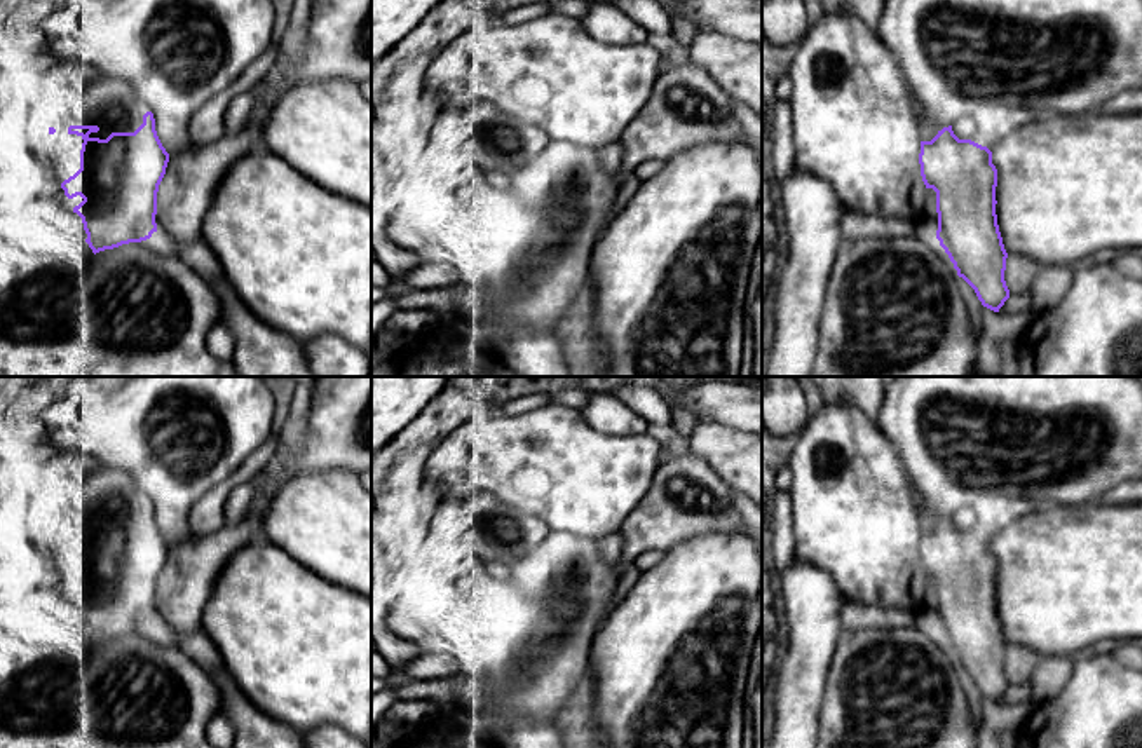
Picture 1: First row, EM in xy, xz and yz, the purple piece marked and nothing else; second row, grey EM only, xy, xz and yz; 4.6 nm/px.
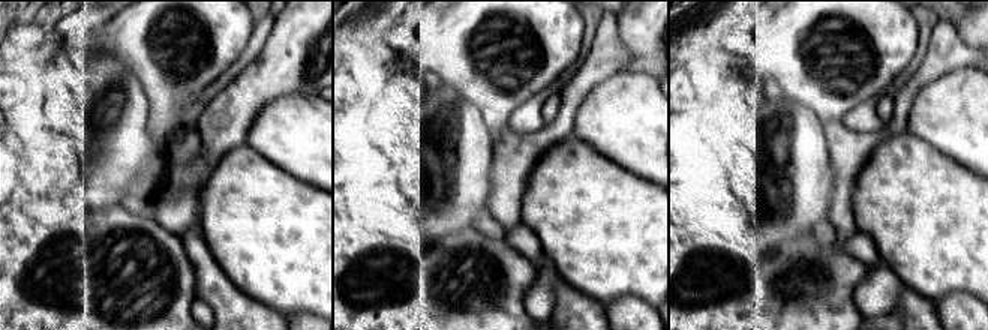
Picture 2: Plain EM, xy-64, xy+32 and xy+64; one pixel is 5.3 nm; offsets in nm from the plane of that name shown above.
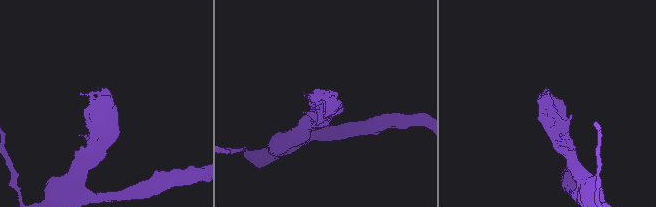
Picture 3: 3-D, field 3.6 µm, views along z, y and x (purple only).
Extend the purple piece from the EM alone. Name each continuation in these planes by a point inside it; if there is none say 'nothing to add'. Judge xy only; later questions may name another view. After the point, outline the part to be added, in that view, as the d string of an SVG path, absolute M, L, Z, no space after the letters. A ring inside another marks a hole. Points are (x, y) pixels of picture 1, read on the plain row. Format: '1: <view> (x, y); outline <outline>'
1: xy (110, 494); outline M73 448L61 450L52 459L40 466L42 479L38 485L38 495L63 495L68 485L73 486L75 500L71 502L71 516L98 516L98 523L91 523L89 528L106 530L112 523L134 523L143 514L143 506L150 502L134 479L117 467L99 467L91 473L87 467L87 457Z

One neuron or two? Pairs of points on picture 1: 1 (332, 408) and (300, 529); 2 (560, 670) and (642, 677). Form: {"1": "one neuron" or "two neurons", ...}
{"1": "two neurons", "2": "two neurons"}

